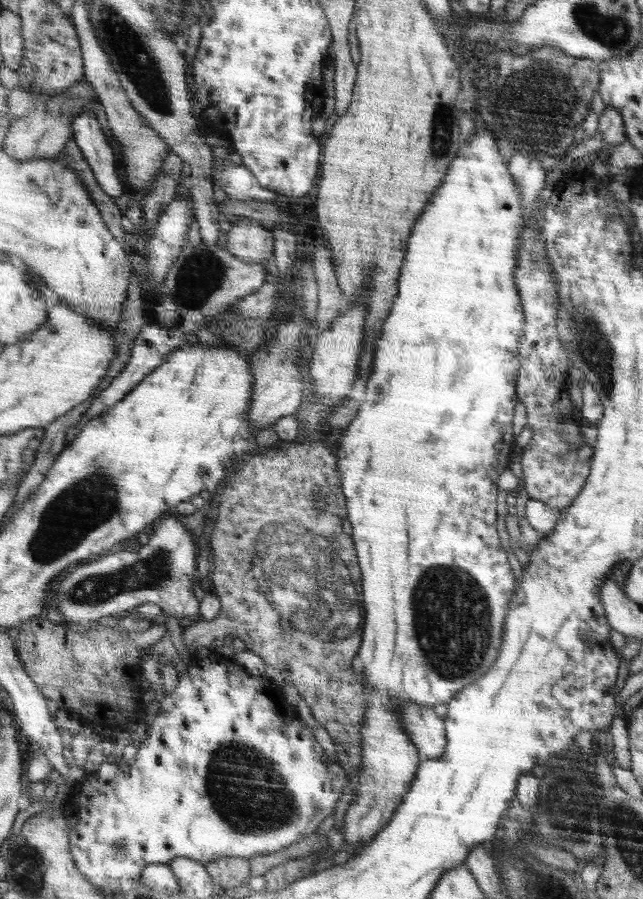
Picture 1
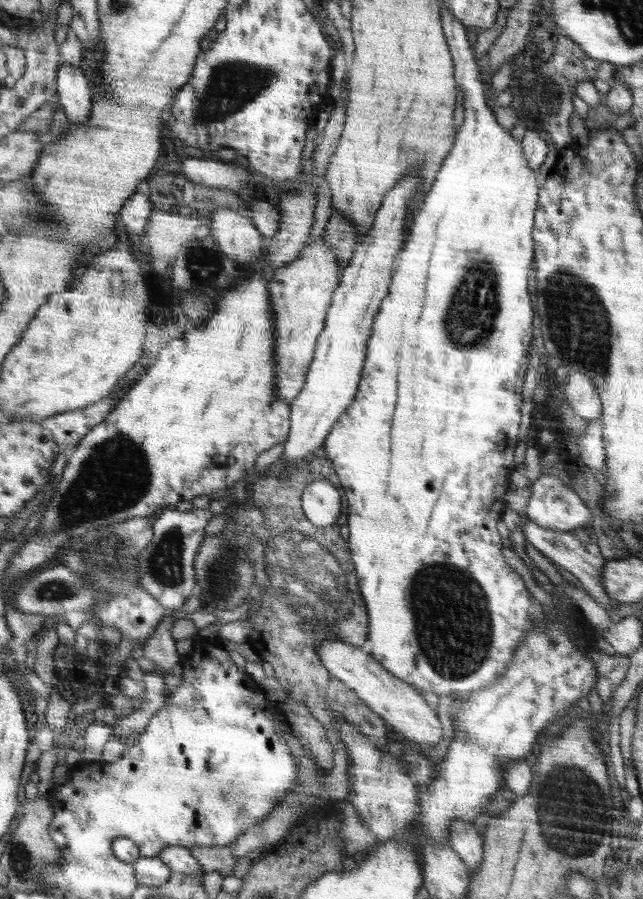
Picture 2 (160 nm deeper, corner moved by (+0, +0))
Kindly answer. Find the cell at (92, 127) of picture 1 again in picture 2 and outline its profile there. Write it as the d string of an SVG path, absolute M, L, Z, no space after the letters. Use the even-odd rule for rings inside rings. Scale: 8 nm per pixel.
M63 62L59 70L59 98L72 122L83 125L89 121L95 96L81 67Z

